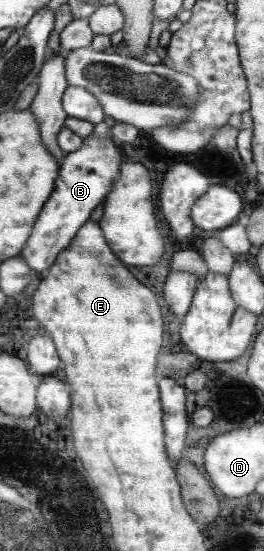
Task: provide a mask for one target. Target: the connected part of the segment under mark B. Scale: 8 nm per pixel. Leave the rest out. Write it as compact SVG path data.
M110 134L104 138L86 136L78 150L62 158L60 166L60 176L53 196L46 201L45 208L33 226L32 236L20 254L38 277L54 264L60 252L69 248L77 238L78 232L84 228L92 210L104 198L108 198L110 192L113 192L114 184L118 182L118 177L121 176L120 152L112 144Z

